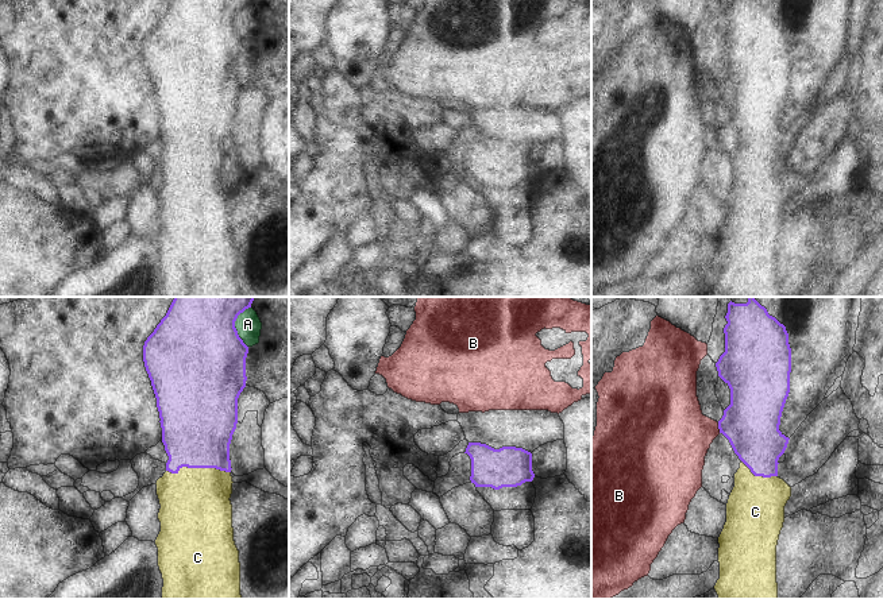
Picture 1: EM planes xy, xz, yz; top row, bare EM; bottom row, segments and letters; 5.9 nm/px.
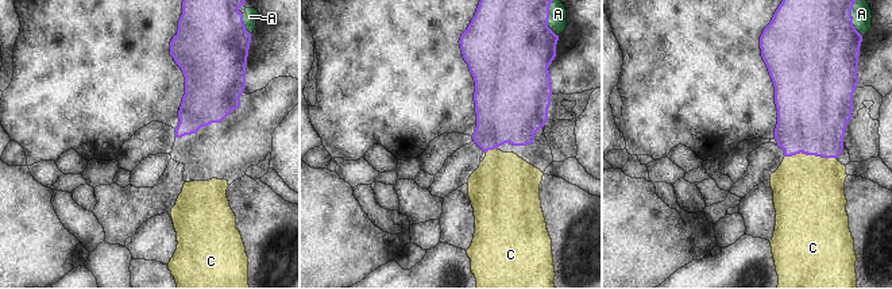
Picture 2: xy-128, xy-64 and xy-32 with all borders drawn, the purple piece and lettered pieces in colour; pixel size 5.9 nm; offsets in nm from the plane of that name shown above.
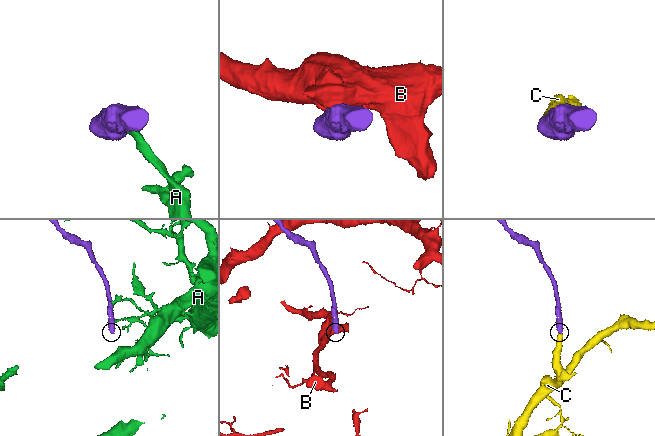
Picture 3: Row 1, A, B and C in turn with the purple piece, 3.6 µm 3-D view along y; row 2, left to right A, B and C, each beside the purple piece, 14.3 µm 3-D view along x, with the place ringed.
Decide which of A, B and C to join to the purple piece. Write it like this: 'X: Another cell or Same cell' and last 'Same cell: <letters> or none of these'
A: Another cell
B: Another cell
C: Same cell
Same cell: C.

